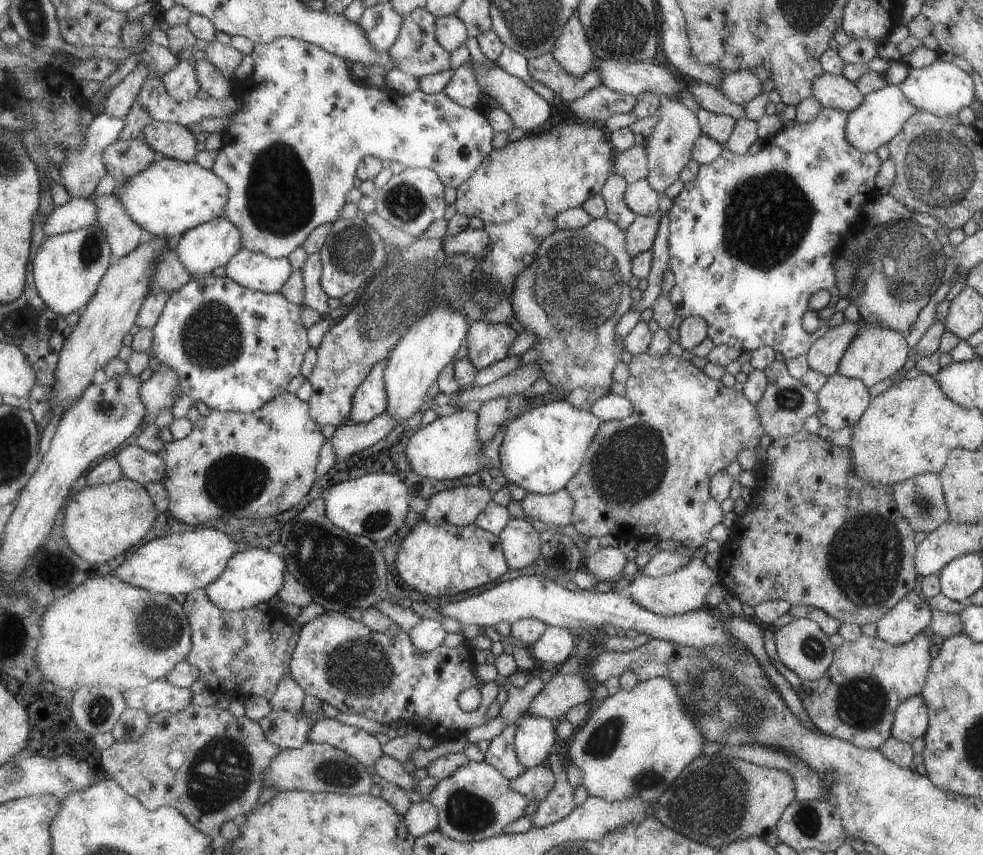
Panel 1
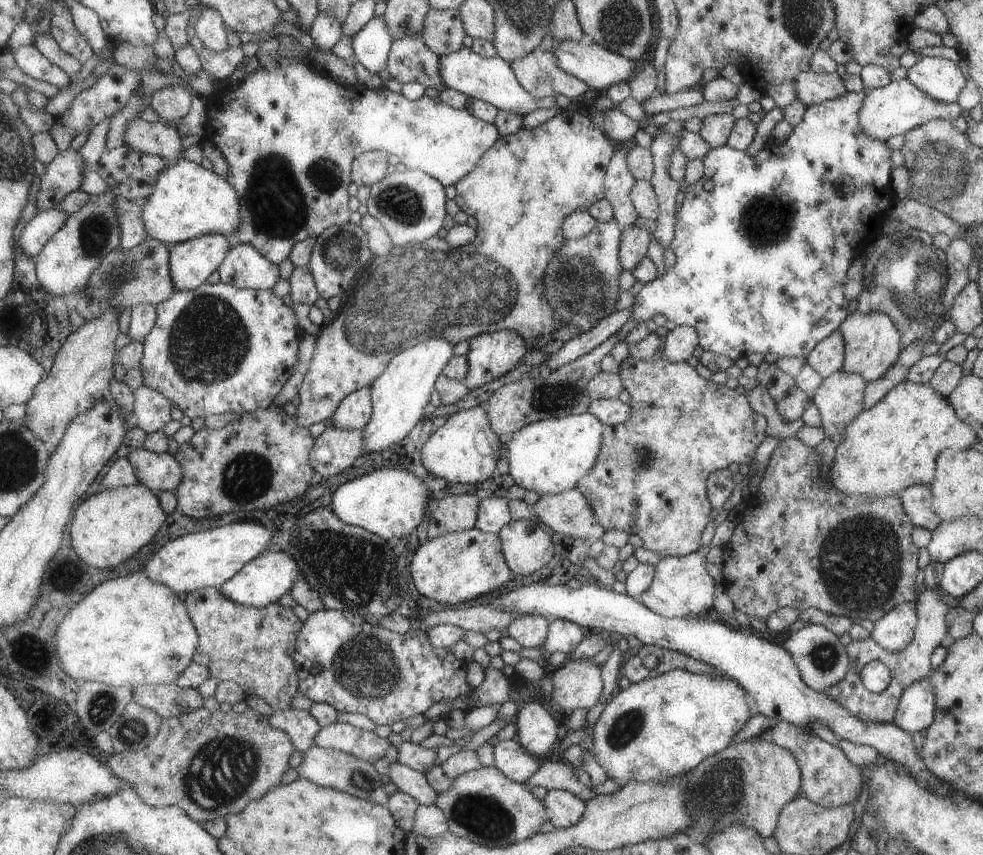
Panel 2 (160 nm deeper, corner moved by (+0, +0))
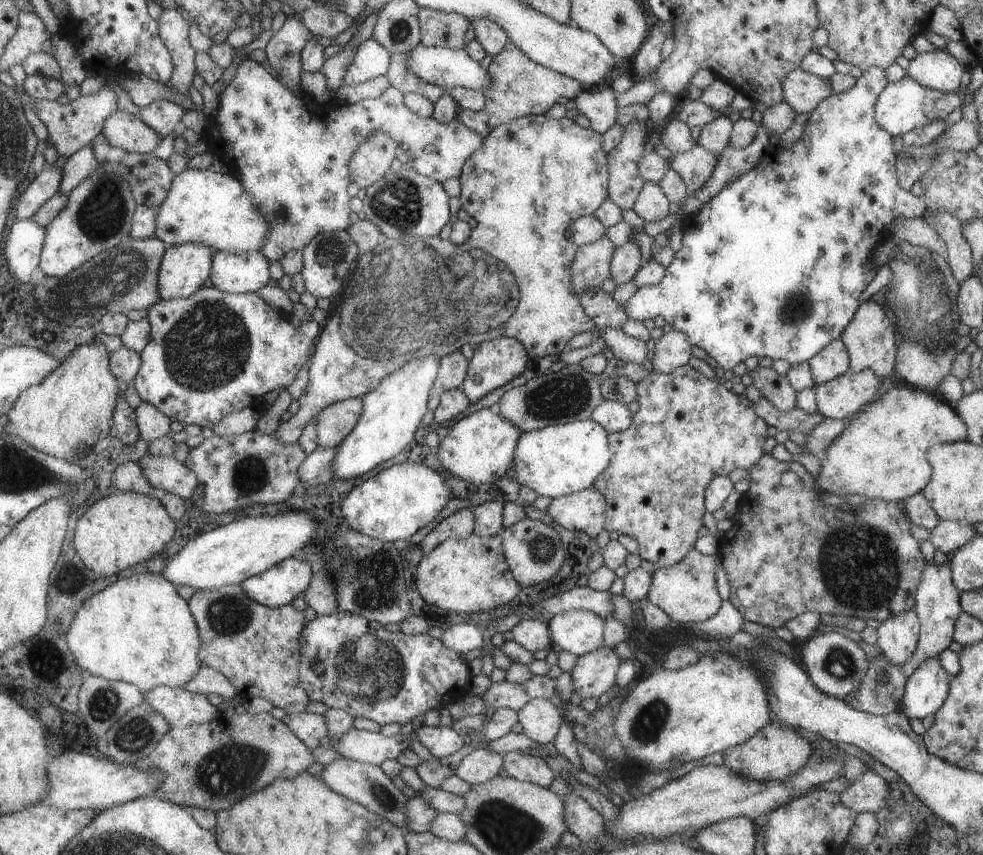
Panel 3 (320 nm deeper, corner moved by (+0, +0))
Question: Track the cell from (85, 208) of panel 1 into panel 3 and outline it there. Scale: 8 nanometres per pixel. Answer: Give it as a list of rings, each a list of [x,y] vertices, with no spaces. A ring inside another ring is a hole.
[[[17,221],[8,233],[4,254],[15,280],[27,284],[40,266],[46,239],[46,228],[31,221]]]

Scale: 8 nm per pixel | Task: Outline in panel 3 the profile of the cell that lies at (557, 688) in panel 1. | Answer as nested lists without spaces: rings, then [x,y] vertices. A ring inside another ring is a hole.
[[[599,647],[588,653],[575,656],[570,677],[581,700],[584,698],[598,698],[610,690],[615,682],[619,658],[610,647]]]

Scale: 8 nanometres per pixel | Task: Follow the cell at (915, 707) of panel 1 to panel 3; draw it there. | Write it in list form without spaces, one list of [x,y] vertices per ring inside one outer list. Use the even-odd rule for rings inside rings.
[[[939,656],[925,659],[906,680],[900,712],[907,719],[922,719],[924,716],[927,716],[927,714],[934,714],[945,702],[949,694],[950,680],[952,678],[950,673],[941,666]]]

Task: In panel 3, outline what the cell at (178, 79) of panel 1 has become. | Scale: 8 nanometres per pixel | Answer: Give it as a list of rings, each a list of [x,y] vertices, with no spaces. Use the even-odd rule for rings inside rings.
[[[157,99],[141,109],[139,116],[162,138],[181,127],[186,110],[175,101]]]

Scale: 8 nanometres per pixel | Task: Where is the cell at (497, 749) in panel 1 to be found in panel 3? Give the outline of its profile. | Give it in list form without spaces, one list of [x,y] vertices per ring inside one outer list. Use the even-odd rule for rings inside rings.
[[[516,751],[503,753],[502,756],[503,770],[507,772],[508,777],[543,787],[548,787],[555,778],[555,772],[551,771],[541,757],[532,757]]]

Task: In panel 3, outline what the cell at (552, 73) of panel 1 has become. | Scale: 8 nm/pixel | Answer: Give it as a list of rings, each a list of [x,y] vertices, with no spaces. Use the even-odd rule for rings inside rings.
[[[507,43],[502,51],[491,57],[486,71],[490,75],[490,83],[482,90],[484,107],[477,112],[460,107],[457,115],[465,128],[481,138],[485,138],[498,124],[525,115],[543,115],[557,102],[557,98],[573,99],[581,90],[579,81],[537,64],[513,43]]]

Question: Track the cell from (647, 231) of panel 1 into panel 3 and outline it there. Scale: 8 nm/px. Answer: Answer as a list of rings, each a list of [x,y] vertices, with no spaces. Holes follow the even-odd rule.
[[[633,240],[615,247],[614,258],[611,259],[610,279],[617,285],[631,282],[640,270],[641,252]]]

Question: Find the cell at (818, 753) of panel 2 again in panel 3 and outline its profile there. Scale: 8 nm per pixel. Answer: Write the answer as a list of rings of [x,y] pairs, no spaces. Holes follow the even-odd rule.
[[[866,768],[858,780],[838,795],[840,801],[857,814],[863,811],[875,814],[884,806],[889,794],[885,780]]]

